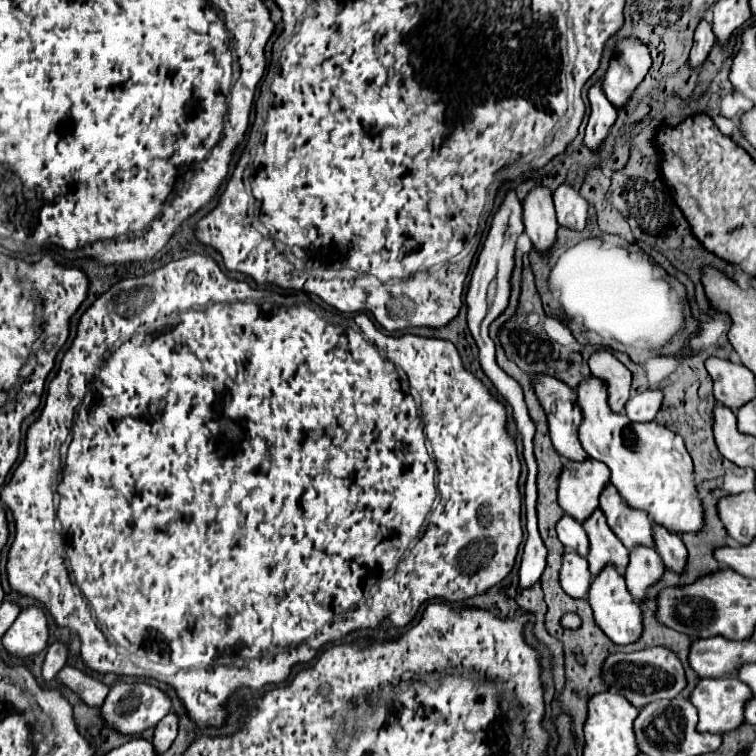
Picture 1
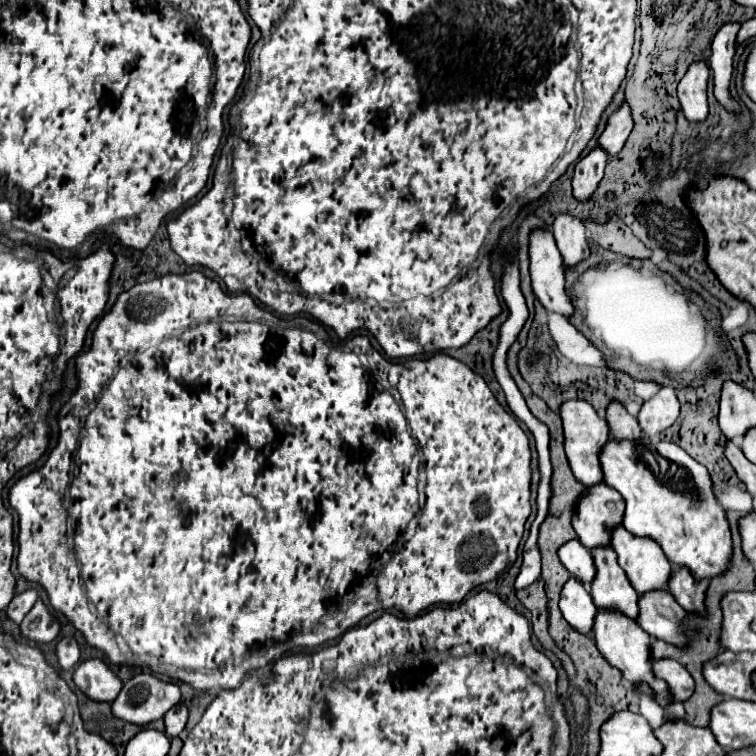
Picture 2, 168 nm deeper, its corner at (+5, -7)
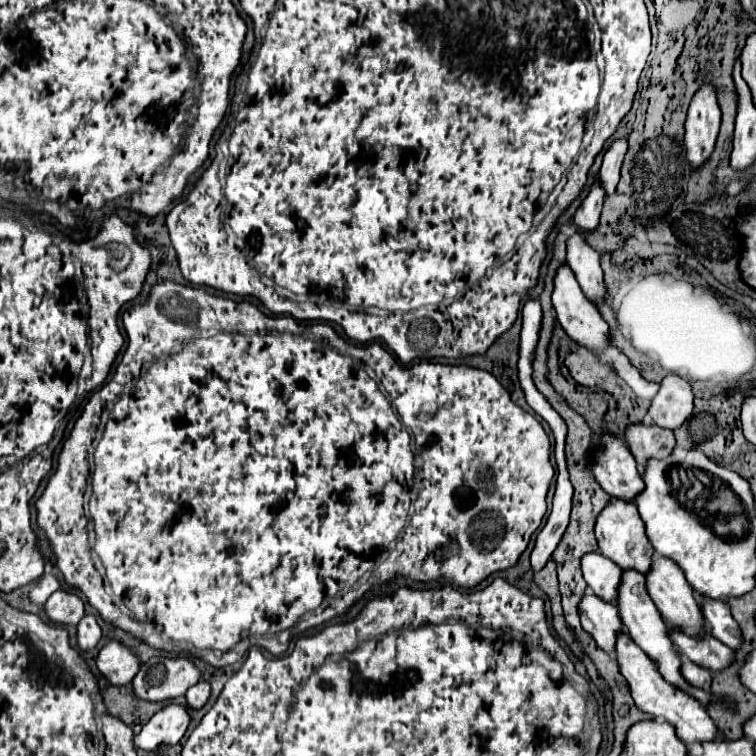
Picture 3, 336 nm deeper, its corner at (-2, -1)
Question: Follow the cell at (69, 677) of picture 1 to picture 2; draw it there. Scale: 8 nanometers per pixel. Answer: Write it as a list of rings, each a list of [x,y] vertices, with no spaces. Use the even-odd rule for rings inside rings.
[[[100,658],[82,662],[74,672],[74,682],[92,700],[112,702],[122,690],[122,680],[118,674]]]

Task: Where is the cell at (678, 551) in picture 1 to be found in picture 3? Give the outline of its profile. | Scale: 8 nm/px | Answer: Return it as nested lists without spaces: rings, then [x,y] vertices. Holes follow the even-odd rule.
[[[701,596],[701,614],[709,622],[711,634],[727,644],[731,650],[735,650],[741,642],[741,632],[737,622],[733,620],[727,602],[715,602],[715,598],[703,598]]]

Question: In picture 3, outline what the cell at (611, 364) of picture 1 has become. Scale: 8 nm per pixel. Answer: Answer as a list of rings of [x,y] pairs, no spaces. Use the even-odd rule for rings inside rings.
[[[643,422],[635,426],[627,426],[625,440],[631,448],[631,454],[637,460],[639,472],[643,472],[647,458],[665,458],[675,448],[675,438],[671,430],[659,428],[655,424],[647,426]]]

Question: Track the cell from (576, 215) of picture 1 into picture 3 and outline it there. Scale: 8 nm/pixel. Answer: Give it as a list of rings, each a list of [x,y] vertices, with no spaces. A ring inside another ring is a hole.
[[[575,232],[567,240],[567,264],[575,272],[575,278],[589,300],[599,302],[605,298],[605,284],[603,284],[603,270],[599,266],[599,252],[593,250],[579,232]]]

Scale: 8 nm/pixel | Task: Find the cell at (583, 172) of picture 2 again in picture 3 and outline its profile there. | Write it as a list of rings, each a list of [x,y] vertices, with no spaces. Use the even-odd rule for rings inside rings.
[[[595,176],[595,182],[591,184],[591,190],[583,204],[577,208],[573,220],[579,228],[583,230],[593,230],[599,224],[599,214],[601,214],[601,204],[605,200],[603,192],[603,182],[599,182],[599,176]]]

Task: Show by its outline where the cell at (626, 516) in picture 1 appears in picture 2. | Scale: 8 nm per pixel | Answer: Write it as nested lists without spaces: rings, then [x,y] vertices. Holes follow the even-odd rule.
[[[622,526],[612,534],[612,548],[618,554],[618,564],[628,574],[628,580],[638,596],[644,596],[652,590],[668,592],[668,576],[672,576],[672,566],[662,548],[652,544],[652,540],[632,536]]]

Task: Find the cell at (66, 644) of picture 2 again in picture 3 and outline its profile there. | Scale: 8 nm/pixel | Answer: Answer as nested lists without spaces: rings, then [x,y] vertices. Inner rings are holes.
[[[83,616],[77,624],[77,642],[83,652],[93,650],[101,638],[101,628],[95,620],[95,616]]]

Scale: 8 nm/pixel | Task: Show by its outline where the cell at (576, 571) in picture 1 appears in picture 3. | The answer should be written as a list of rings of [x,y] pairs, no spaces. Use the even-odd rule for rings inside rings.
[[[585,592],[579,602],[579,620],[583,630],[603,648],[605,652],[615,650],[615,634],[623,630],[617,606],[595,598],[595,594]]]

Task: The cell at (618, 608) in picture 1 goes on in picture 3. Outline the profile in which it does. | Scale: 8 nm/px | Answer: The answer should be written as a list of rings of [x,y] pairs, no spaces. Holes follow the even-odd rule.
[[[619,632],[615,646],[617,646],[615,658],[619,662],[619,670],[625,676],[625,680],[629,682],[633,700],[639,710],[673,724],[677,730],[677,736],[685,744],[707,742],[719,734],[713,720],[709,718],[707,710],[703,708],[703,704],[697,698],[693,698],[691,694],[683,692],[681,688],[669,686],[669,682],[659,674],[659,670],[655,670],[655,662],[651,662],[651,658],[647,658],[647,654],[643,654],[643,650],[639,650],[639,646],[635,646],[635,642],[631,642],[631,636],[627,632]]]

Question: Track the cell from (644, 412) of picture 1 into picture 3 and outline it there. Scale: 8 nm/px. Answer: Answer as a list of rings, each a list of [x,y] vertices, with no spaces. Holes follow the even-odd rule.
[[[675,374],[665,376],[657,396],[649,406],[649,416],[653,418],[653,422],[661,428],[675,430],[691,418],[691,412],[693,412],[691,386]]]

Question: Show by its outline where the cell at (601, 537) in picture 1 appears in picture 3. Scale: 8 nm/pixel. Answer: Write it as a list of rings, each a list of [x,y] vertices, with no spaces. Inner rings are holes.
[[[623,570],[623,586],[619,586],[619,616],[621,616],[621,622],[623,626],[627,628],[627,632],[631,634],[631,638],[657,662],[659,666],[659,672],[663,674],[663,678],[667,678],[667,682],[671,682],[673,686],[679,686],[681,690],[689,692],[691,696],[699,698],[701,704],[707,704],[711,700],[715,700],[713,694],[705,692],[705,690],[699,690],[699,688],[691,688],[681,672],[679,672],[679,666],[681,666],[681,660],[679,660],[679,652],[675,648],[675,644],[669,640],[667,636],[667,626],[659,614],[659,610],[655,608],[655,604],[651,602],[649,594],[647,594],[647,588],[645,588],[645,576],[643,574],[635,574],[635,570]]]

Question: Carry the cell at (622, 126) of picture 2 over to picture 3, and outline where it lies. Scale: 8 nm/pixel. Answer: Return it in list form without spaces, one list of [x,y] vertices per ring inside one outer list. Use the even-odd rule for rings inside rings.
[[[627,134],[623,138],[617,138],[609,150],[603,154],[603,164],[599,170],[603,188],[607,190],[607,194],[611,194],[619,182],[619,170],[623,164],[623,156],[627,152]]]

